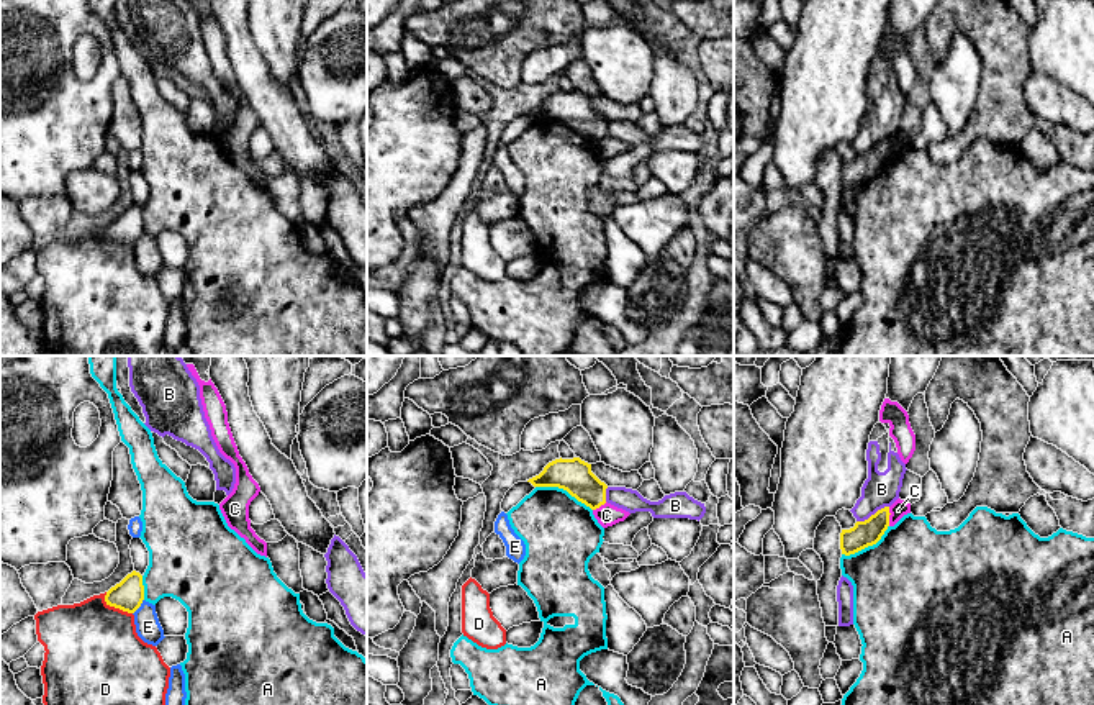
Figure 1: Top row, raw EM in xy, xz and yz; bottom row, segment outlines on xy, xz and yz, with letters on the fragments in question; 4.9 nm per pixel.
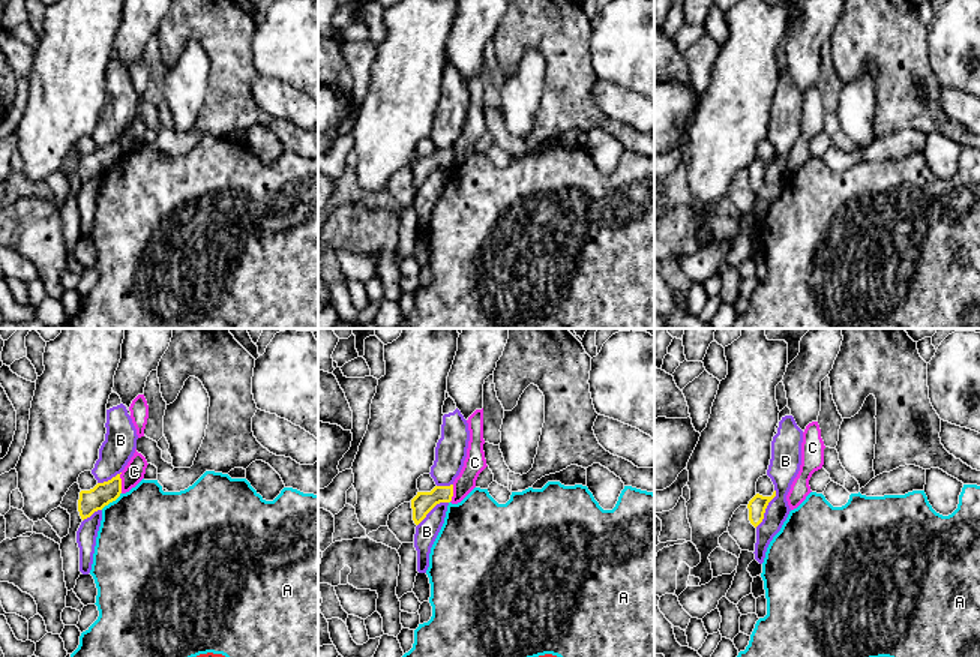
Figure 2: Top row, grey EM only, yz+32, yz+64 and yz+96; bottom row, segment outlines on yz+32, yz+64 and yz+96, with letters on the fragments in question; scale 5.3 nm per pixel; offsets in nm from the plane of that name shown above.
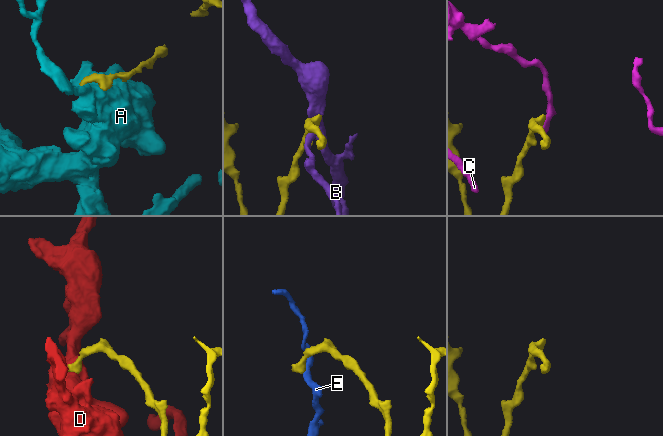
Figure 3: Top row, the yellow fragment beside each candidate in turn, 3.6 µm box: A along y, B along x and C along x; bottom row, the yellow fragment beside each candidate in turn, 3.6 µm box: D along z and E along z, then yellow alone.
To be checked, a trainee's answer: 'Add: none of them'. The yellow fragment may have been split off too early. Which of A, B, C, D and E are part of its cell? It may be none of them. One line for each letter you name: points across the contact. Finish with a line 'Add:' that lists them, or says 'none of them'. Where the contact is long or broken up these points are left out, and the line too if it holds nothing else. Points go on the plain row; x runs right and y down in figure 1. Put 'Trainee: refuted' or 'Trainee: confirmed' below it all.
Add: none of them
Trainee: confirmed

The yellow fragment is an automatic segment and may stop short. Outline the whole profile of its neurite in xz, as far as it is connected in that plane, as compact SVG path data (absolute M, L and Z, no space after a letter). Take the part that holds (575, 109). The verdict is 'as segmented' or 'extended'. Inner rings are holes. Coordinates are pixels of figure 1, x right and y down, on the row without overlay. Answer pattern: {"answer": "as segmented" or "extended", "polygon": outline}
{"answer": "as segmented", "polygon": "M580 90L555 92L549 95L539 108L527 115L534 120L563 121L591 143L606 136L608 118L591 105L591 97Z"}

